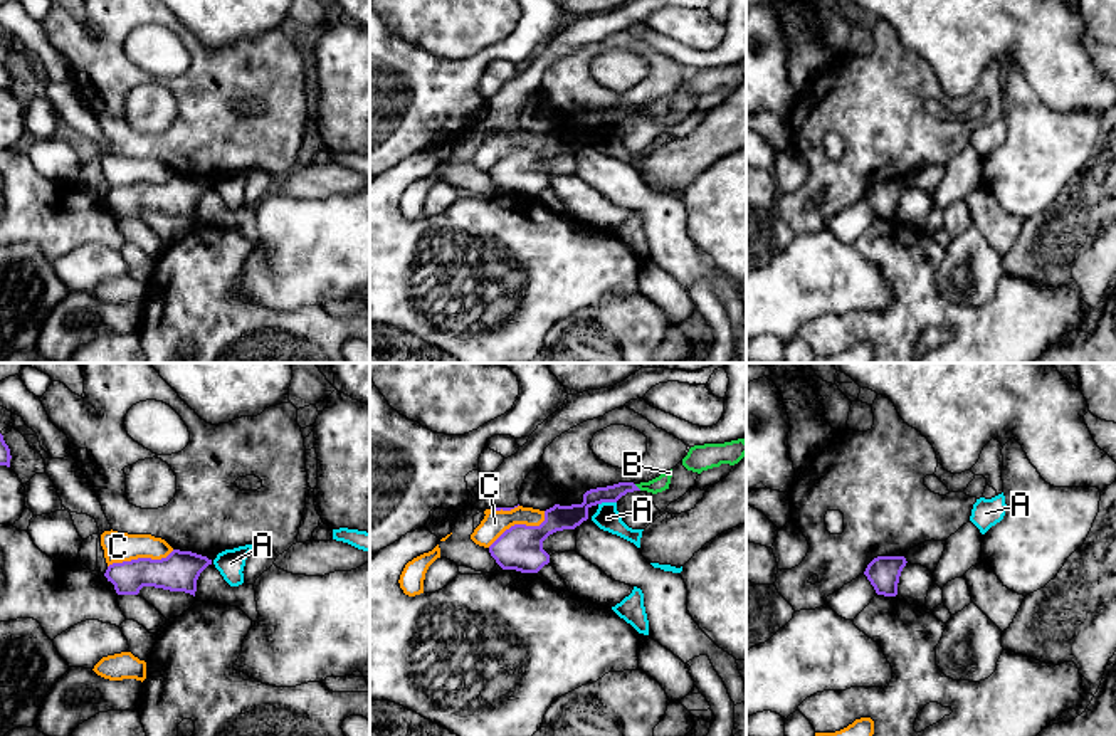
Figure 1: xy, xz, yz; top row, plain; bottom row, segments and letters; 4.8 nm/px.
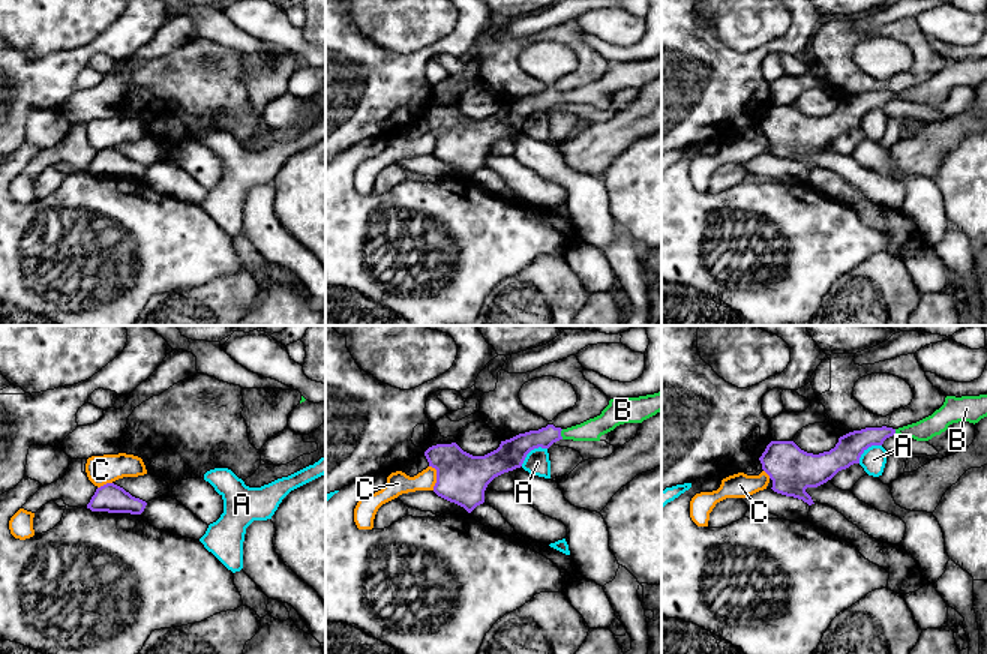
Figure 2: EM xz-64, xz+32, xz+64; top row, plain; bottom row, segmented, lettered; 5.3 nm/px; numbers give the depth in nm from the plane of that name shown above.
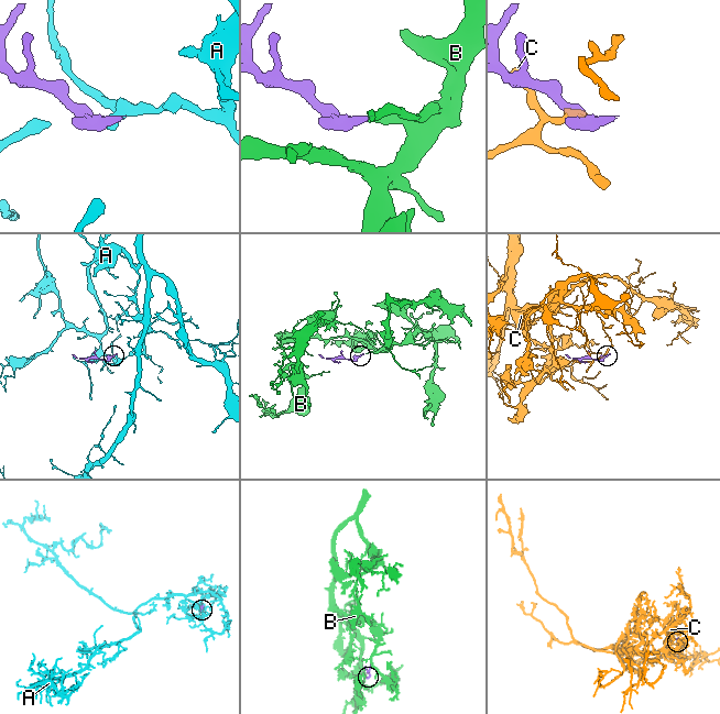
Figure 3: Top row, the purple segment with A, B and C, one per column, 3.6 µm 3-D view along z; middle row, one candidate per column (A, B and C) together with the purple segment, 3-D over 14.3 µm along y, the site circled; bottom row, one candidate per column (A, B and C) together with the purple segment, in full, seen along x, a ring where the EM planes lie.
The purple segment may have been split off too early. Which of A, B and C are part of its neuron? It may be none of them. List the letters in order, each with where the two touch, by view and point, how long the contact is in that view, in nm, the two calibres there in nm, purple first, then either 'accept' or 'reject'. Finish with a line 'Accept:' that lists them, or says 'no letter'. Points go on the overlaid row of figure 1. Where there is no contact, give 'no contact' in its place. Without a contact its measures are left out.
A: contact xz (607, 501); length 90 nm; calibres 120 and 120 nm; reject
B: contact xz (636, 486); length 50 nm; calibres 80 and 70 nm; accept
C: contact xy (140, 558); length 340 nm; calibres 190 and 140 nm; reject
Accept: B

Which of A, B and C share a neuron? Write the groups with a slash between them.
A / B / C

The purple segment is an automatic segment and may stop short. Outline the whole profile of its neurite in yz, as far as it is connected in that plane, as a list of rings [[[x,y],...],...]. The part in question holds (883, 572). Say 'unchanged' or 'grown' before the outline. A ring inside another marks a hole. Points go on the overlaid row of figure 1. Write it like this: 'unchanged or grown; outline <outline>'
unchanged; outline [[[877,556],[867,565],[864,575],[877,595],[896,597],[899,576],[906,563],[904,556]]]

